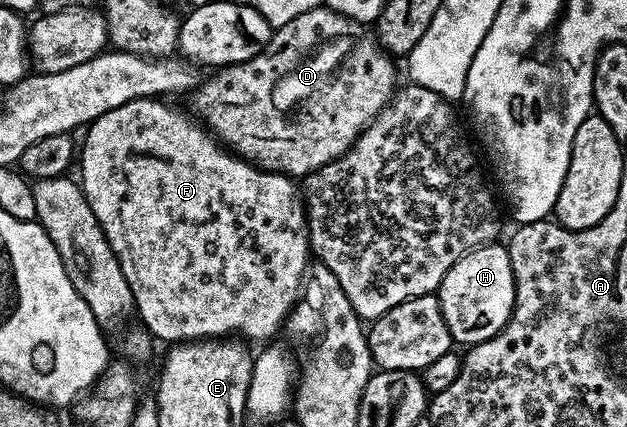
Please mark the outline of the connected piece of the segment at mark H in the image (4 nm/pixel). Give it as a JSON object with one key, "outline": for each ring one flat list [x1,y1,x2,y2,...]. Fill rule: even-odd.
{"outline":[[494,241,485,247,476,247,473,251,466,251,455,265,443,277,440,287,435,294,441,303,443,321,447,321,447,329,451,333,454,344,476,345,486,343,496,335,500,335,502,329,507,325,511,313,513,312,513,302,515,301,515,281,513,280,513,270,511,269,511,257,508,246]]}

